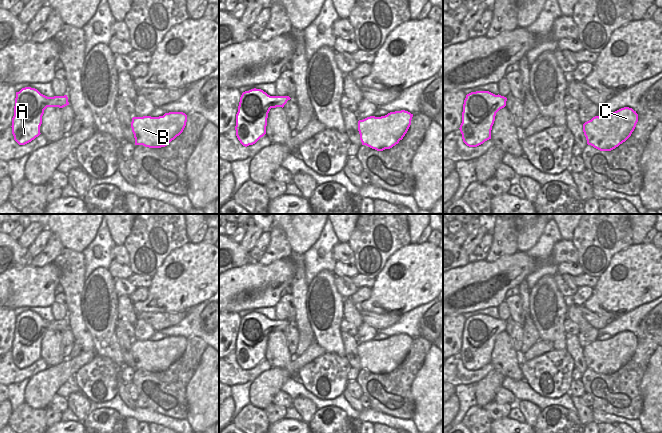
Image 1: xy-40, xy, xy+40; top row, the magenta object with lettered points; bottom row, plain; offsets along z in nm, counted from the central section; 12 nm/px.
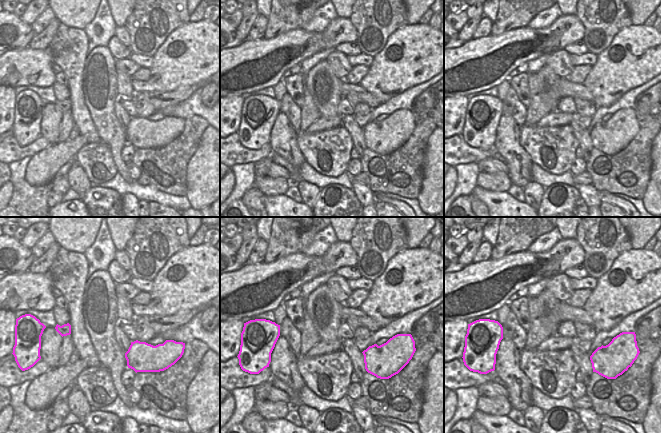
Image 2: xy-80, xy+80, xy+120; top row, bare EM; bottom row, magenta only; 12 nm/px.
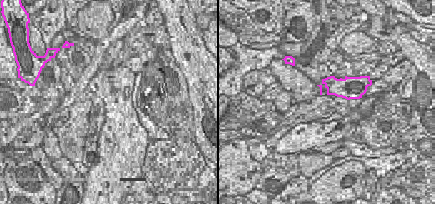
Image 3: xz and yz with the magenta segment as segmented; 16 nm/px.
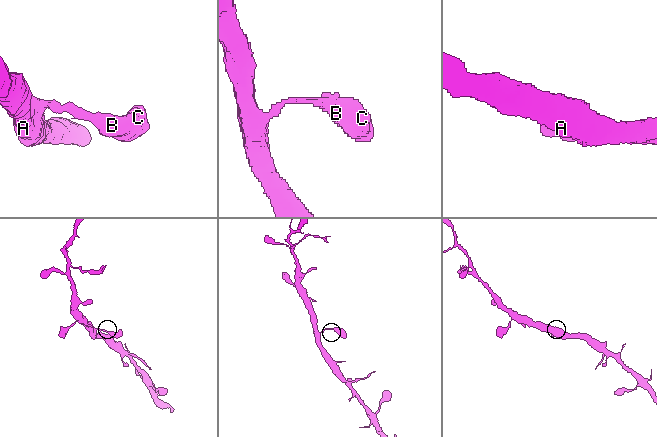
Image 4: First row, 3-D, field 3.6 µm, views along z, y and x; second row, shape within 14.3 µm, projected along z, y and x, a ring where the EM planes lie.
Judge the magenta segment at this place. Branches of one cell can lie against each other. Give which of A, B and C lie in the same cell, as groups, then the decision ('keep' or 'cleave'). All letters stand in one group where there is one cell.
A B C | keep

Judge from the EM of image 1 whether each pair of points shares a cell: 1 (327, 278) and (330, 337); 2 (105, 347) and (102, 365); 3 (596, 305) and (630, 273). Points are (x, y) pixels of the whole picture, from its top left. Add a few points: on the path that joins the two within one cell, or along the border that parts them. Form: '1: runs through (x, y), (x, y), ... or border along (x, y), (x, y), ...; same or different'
1: runs through (333, 293), (335, 311), (331, 322); same
2: border along (96, 355), (109, 357), (122, 367); different
3: runs through (605, 299), (622, 282); same

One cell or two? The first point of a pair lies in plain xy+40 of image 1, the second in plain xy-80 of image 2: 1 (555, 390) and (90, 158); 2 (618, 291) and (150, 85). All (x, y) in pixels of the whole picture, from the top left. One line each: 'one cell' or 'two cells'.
1: one cell
2: one cell

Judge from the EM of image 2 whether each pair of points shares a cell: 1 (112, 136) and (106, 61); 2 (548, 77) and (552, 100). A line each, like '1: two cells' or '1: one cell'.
1: one cell
2: one cell

